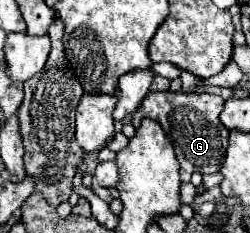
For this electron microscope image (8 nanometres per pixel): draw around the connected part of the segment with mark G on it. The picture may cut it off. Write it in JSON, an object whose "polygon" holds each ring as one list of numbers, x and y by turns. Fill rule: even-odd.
{"polygon":[[159,91,149,93,139,111,133,115,133,127,139,127,143,117,155,119,165,129,167,137,171,139,177,159,181,163,181,181,189,183,191,173,217,173,225,161,229,129,219,121,219,113,223,109,223,99,219,95,209,93,173,93,173,91]]}

